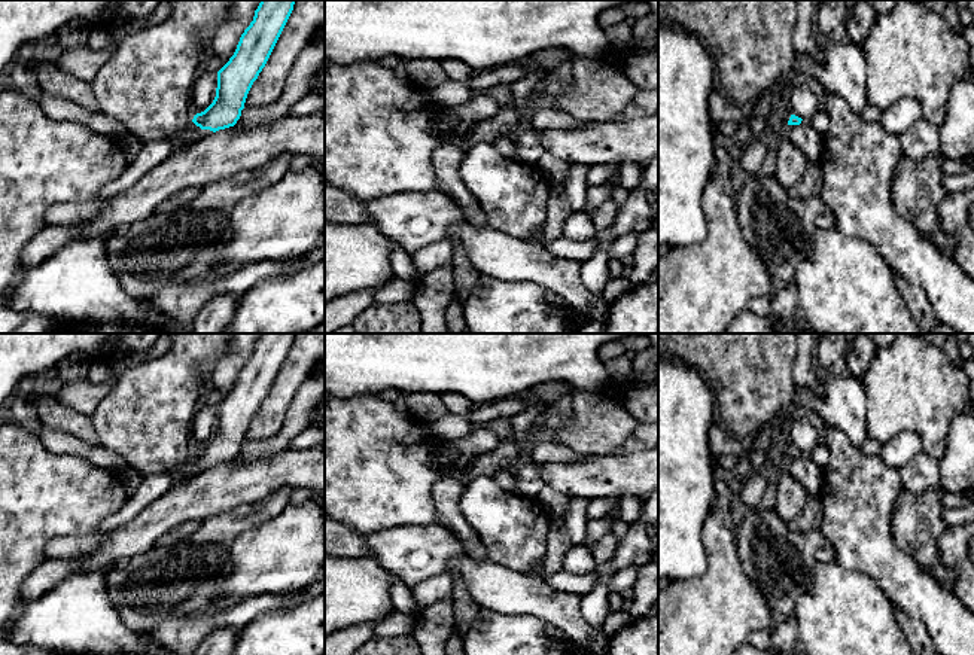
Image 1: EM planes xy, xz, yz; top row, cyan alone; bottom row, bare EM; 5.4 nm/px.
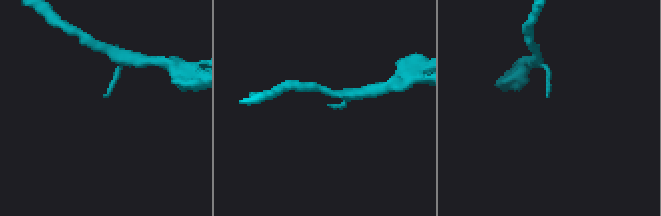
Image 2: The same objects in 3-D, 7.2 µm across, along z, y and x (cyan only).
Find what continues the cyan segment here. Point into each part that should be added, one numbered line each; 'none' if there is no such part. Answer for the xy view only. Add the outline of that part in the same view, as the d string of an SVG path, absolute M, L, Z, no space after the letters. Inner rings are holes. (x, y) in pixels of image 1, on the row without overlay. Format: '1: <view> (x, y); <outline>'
1: xy (194, 466); M194 456L191 457L189 463L186 464L185 470L176 478L182 479L182 478L189 478L194 475L198 475L200 472L213 467L213 464L210 463L201 463L200 460L197 460Z

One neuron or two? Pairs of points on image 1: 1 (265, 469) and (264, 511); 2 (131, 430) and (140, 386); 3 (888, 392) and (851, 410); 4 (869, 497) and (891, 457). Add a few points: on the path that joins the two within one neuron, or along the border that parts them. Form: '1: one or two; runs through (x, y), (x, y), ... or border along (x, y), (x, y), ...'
1: two; border along (292, 489), (276, 489), (231, 511)
2: one; runs through (140, 420), (140, 396)
3: two; border along (863, 378), (866, 390), (866, 430), (869, 436)
4: two; border along (877, 456), (898, 469)

